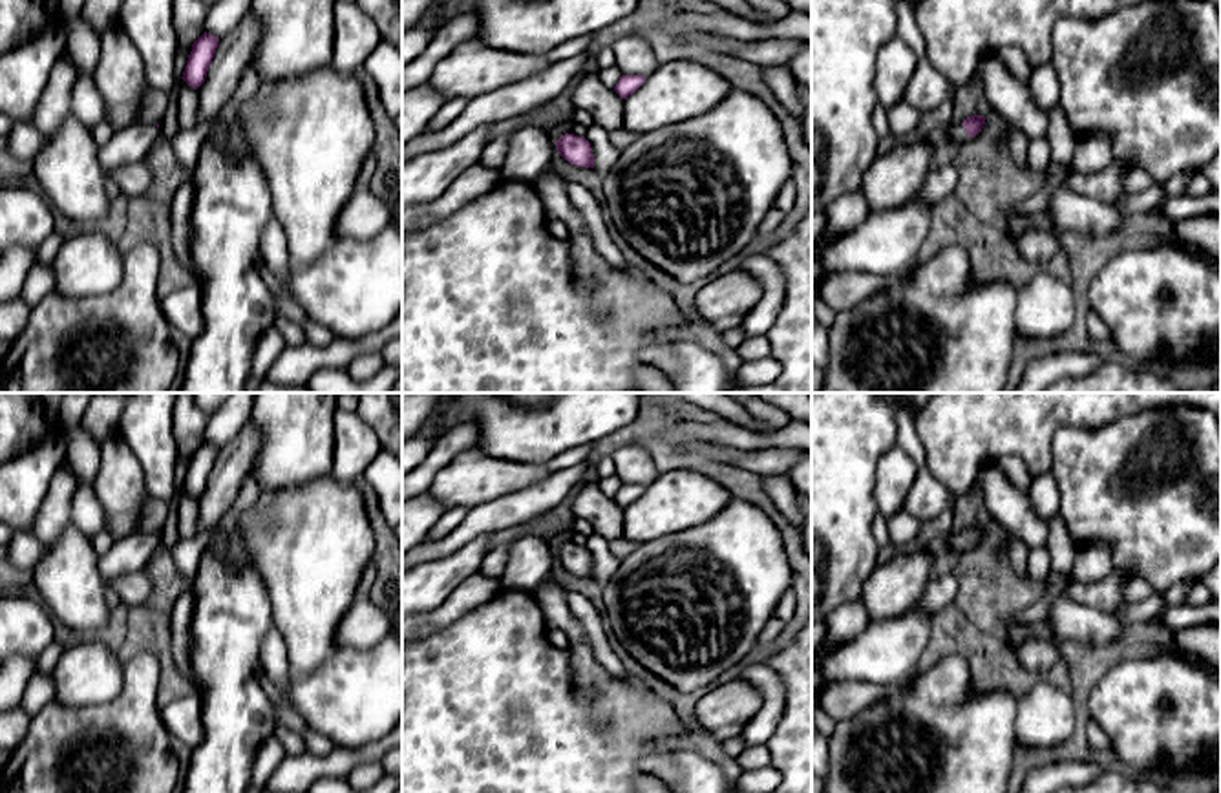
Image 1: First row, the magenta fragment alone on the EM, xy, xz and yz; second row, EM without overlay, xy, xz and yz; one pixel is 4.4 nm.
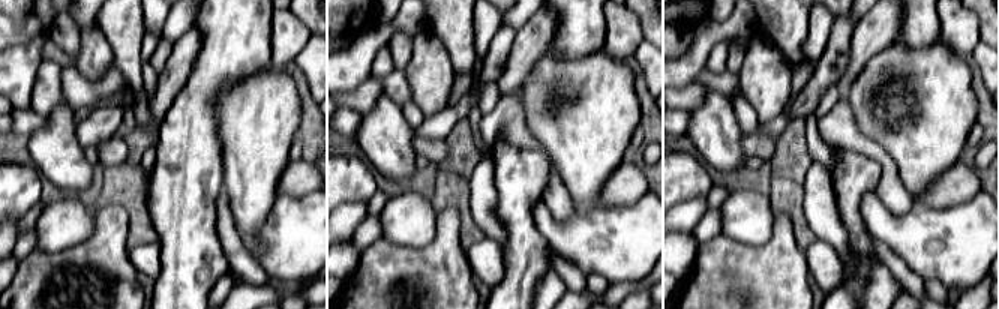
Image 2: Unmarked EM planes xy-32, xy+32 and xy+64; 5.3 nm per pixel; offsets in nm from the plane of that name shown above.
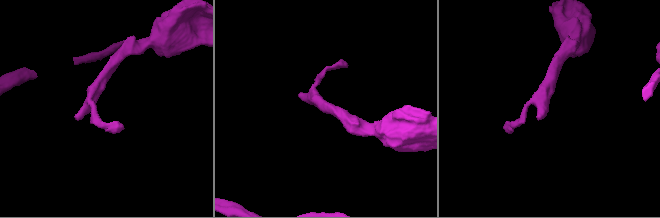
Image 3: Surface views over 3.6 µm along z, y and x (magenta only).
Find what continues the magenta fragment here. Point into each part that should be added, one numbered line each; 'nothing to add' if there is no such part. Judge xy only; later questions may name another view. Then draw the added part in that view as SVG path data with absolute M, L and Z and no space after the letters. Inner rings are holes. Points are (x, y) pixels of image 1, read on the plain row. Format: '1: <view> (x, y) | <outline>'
nothing to add

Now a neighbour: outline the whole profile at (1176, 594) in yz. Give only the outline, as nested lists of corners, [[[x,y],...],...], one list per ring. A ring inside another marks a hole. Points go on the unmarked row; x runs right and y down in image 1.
[[[1186,579],[1179,585],[1170,587],[1168,590],[1163,592],[1163,599],[1166,607],[1177,607],[1186,603],[1186,592],[1194,585],[1194,579]]]

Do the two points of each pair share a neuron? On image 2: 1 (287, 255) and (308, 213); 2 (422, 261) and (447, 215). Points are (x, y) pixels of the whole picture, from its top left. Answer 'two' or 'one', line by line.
1: one
2: one

